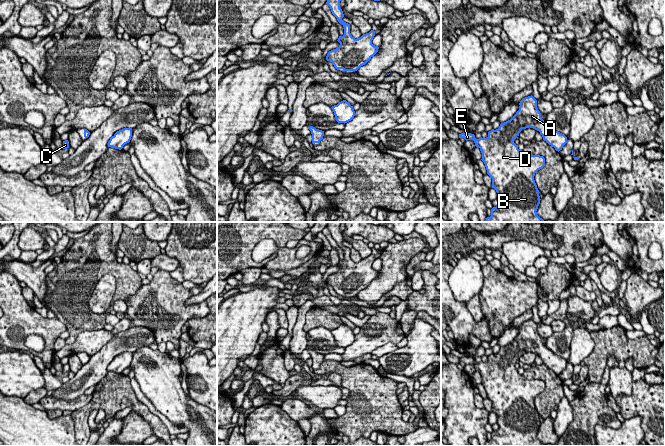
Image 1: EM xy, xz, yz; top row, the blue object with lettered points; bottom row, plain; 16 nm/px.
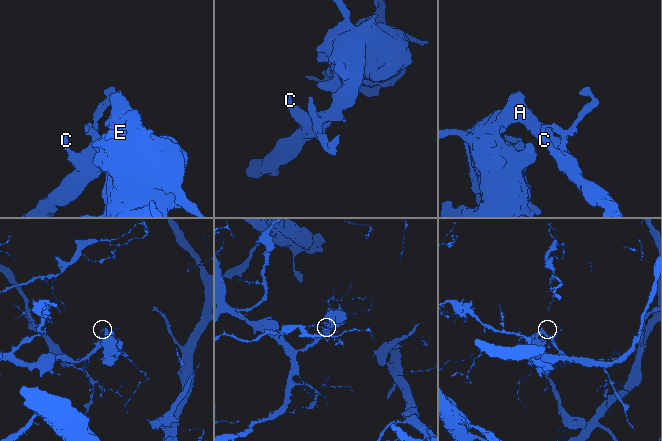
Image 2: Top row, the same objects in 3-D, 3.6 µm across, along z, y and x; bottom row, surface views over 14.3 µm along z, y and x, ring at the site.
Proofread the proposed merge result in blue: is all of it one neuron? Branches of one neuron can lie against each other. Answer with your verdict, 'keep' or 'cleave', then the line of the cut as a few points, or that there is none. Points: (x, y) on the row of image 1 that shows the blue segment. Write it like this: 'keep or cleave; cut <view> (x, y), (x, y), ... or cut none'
keep; cut none

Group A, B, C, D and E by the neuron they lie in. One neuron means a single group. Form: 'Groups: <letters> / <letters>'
Groups: A B C D E

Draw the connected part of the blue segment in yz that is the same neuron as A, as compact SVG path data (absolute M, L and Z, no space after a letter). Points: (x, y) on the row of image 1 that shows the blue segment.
M532 95L523 98L519 105L516 114L498 129L489 131L487 138L459 134L459 138L473 140L480 149L481 160L492 178L492 188L497 192L499 204L491 209L491 216L485 222L544 222L536 212L541 199L534 176L545 166L545 158L526 155L518 149L513 141L522 129L530 127L539 131L543 140L558 152L567 143L564 134L542 119Z

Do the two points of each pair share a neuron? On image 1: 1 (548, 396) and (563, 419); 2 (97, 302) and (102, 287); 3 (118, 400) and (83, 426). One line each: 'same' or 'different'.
1: different
2: same
3: same

